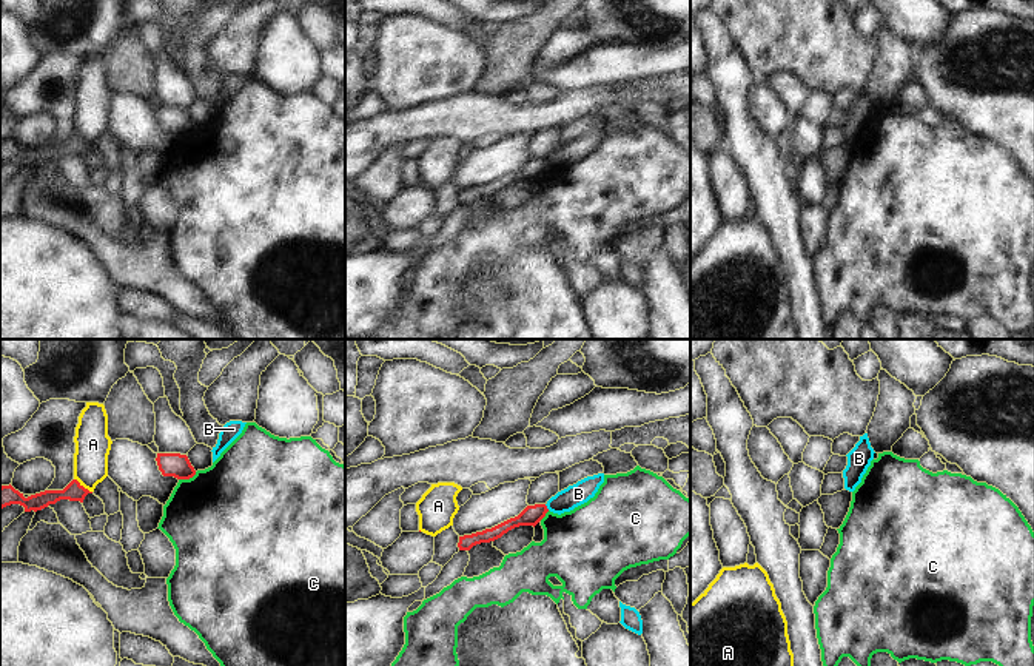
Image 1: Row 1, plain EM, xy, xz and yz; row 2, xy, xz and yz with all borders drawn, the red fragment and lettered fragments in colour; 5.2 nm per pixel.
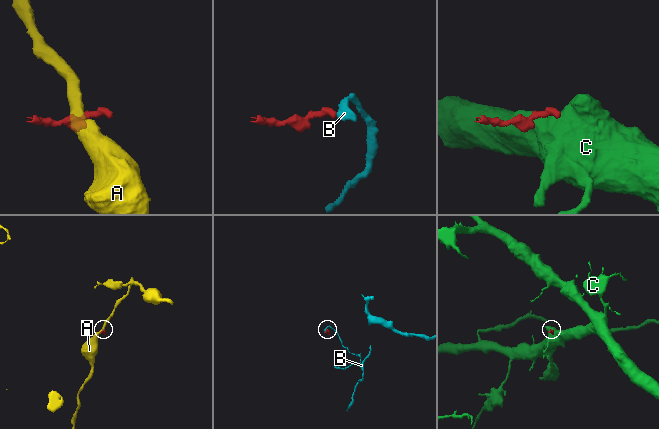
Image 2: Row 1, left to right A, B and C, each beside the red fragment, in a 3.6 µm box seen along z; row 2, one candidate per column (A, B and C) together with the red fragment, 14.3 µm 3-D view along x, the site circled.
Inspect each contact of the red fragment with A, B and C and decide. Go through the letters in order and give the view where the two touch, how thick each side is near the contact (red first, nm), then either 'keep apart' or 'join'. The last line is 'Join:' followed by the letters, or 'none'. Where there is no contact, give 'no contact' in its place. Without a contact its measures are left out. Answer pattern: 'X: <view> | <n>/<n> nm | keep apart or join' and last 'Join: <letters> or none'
A: xy | 100/190 nm | keep apart
B: xz | 100/120 nm | keep apart
C: xy | 130/480 nm | keep apart
Join: none

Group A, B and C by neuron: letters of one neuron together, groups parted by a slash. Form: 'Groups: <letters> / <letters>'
Groups: A / B / C.

